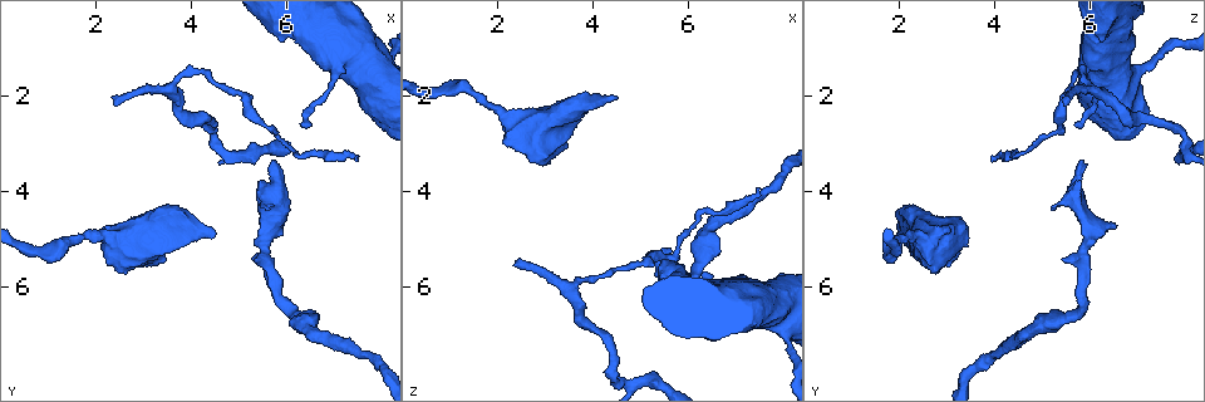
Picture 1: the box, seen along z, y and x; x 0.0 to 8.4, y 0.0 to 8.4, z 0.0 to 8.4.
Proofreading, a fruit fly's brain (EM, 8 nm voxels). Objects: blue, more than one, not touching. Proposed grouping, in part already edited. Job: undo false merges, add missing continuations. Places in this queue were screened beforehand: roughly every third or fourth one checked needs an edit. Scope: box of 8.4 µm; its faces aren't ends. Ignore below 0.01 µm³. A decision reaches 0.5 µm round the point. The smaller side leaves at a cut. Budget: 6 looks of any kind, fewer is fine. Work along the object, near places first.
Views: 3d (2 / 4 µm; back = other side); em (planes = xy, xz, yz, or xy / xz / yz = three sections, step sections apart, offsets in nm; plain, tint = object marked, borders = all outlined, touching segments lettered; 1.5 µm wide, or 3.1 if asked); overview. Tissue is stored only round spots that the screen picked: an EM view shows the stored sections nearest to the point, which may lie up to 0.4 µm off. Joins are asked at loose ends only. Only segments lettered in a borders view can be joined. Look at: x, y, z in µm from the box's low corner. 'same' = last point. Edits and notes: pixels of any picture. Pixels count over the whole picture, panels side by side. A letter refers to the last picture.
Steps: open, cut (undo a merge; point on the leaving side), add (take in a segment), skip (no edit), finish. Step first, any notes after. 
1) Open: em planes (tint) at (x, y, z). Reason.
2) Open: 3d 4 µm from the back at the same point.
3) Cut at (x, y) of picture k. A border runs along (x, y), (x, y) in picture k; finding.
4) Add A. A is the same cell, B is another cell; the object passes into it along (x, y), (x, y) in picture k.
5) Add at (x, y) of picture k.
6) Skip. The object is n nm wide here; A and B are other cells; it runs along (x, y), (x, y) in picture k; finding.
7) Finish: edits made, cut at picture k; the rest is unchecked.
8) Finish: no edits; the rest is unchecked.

Open: em xz step 4 (borders) at (7.50, 3.30, 3.95). Long arm stops here.

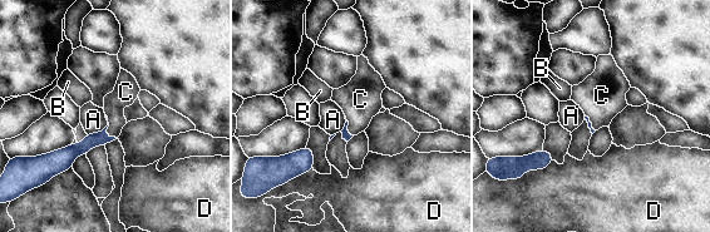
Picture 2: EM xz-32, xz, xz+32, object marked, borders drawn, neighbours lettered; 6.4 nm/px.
Add C. The longest contact is with D, 190 nm; C is the same cell, A, B and D are other cells; it goes on there.

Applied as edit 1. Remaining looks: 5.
Open: em planes (tint) at (1.40, 5.00, 2.00).

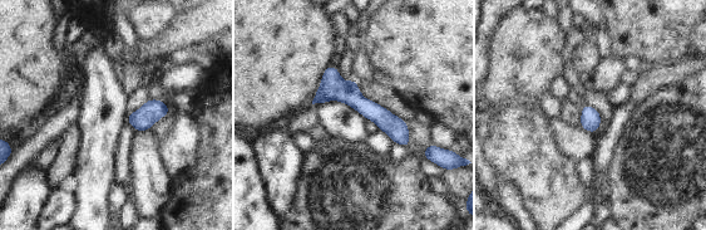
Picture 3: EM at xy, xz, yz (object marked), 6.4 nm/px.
Open: em planes (borders) at the same point.

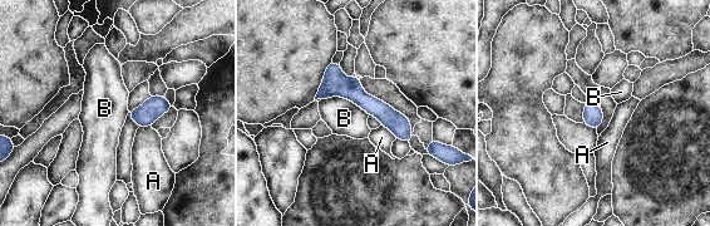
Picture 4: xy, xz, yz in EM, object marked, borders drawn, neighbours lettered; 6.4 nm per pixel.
Skip. The object is 110 nm wide here; the longest contact is with B, 320 nm; A and B are other cells; one neuron here.

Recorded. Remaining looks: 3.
Open: em planes (tint) at (5.75, 2.80, 5.10).

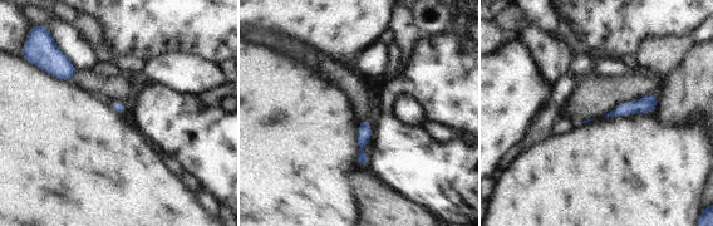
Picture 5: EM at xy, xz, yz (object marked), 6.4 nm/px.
Open: em planes (borders) at the same point.

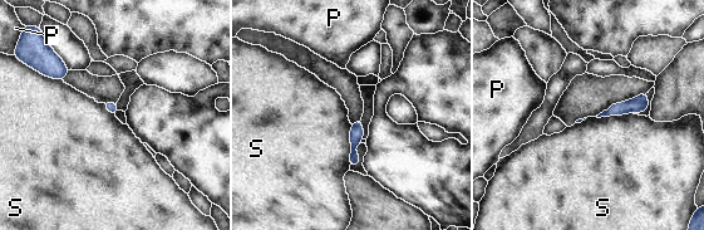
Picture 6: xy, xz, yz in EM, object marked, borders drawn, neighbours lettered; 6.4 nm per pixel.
Skip. P and S are other cells; it runs along (358, 123), (352, 162) in picture 6; all the same neuron.

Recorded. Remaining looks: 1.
Finish: edits made, add at picture 2; the rest is unchecked.

